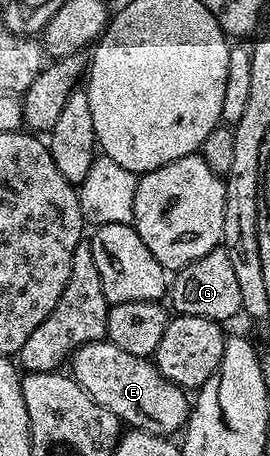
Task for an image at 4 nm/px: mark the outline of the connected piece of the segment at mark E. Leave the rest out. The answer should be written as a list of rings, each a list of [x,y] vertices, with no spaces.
[[[101,340],[77,348],[70,356],[71,366],[70,374],[71,377],[75,378],[76,383],[94,401],[102,404],[102,408],[114,412],[114,416],[118,416],[125,427],[134,430],[145,430],[151,434],[161,436],[172,436],[175,435],[175,430],[180,432],[185,429],[190,413],[189,395],[181,386],[175,386],[170,380],[163,378],[158,372],[155,361],[130,356],[130,352],[122,352],[122,348],[118,348],[118,344]]]

